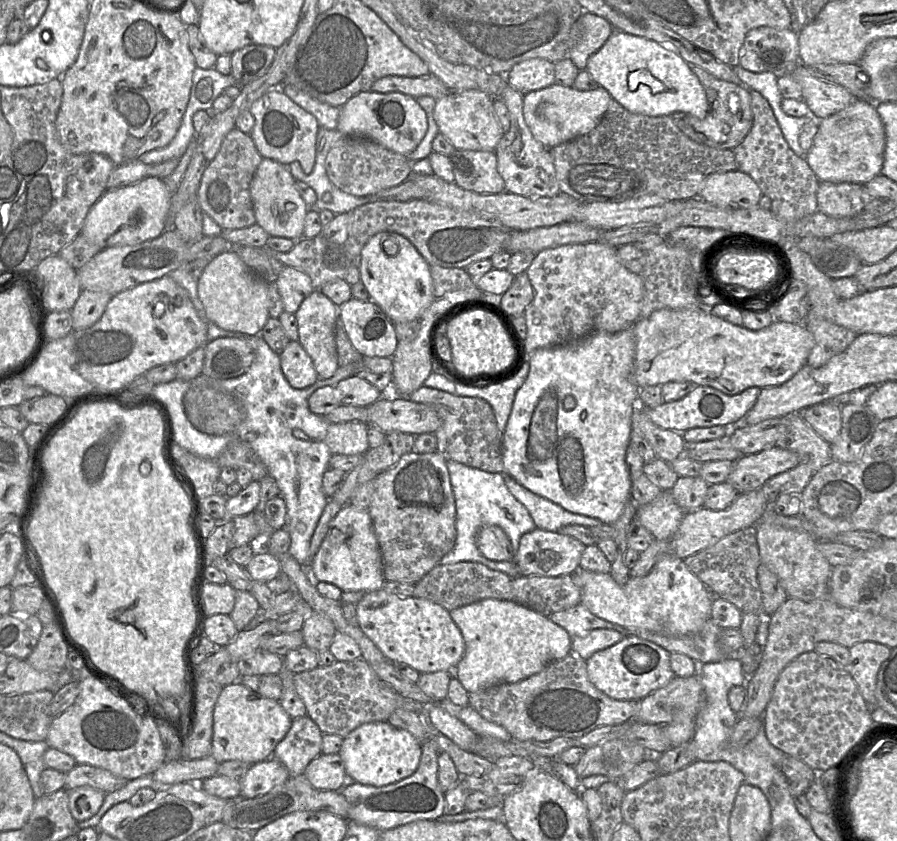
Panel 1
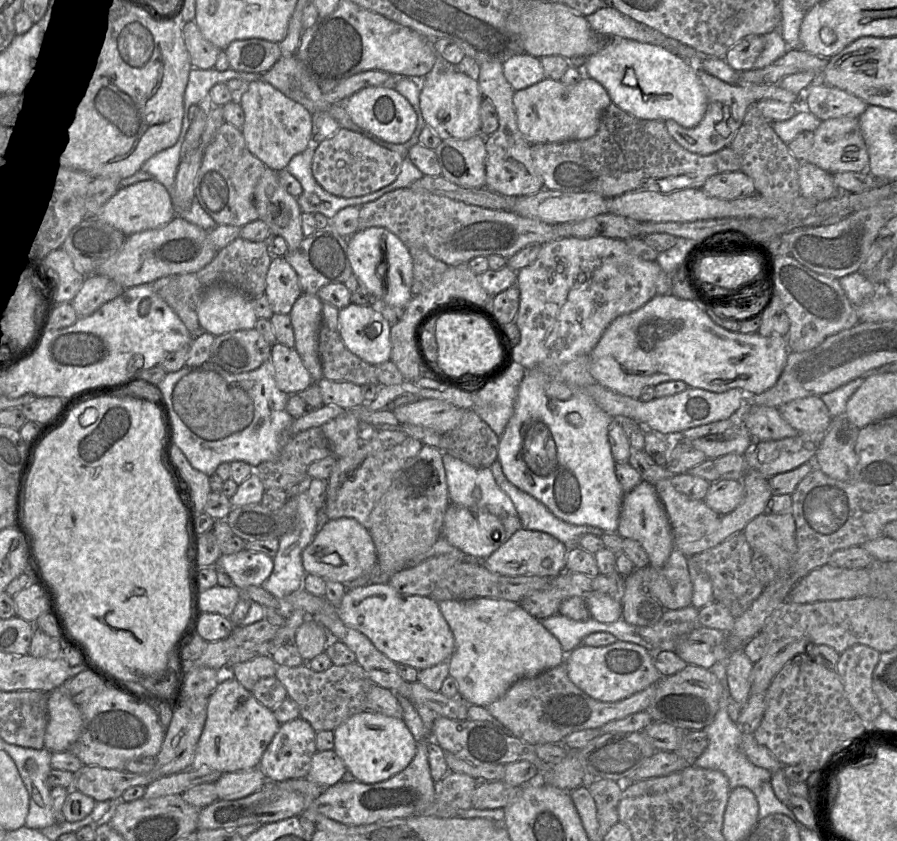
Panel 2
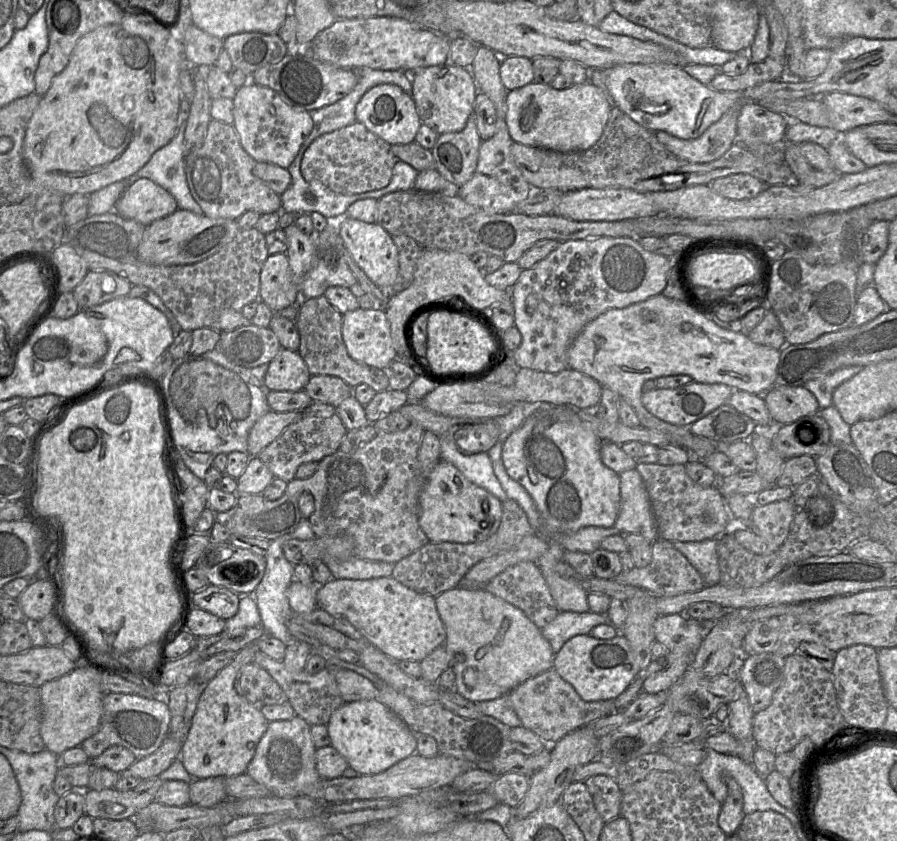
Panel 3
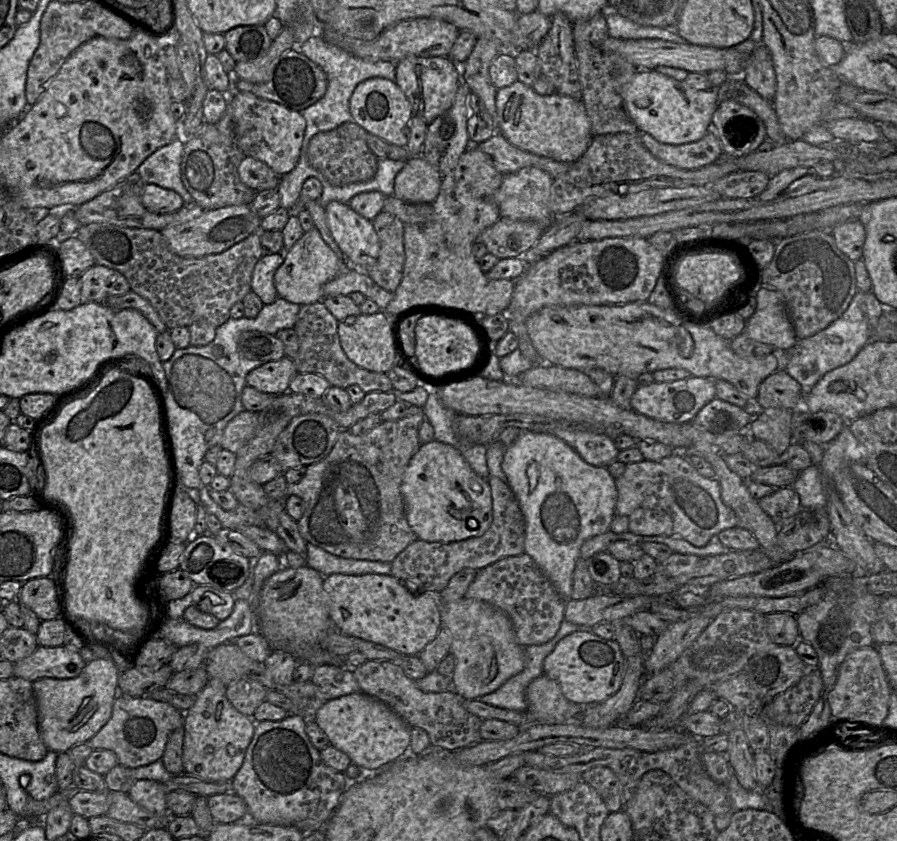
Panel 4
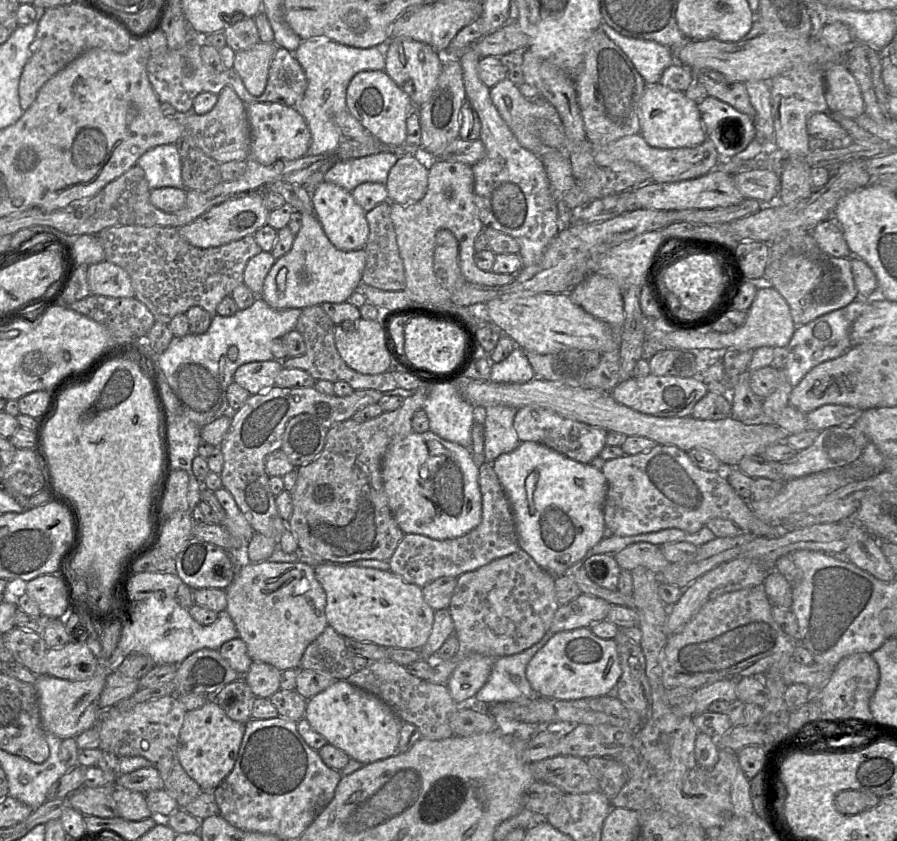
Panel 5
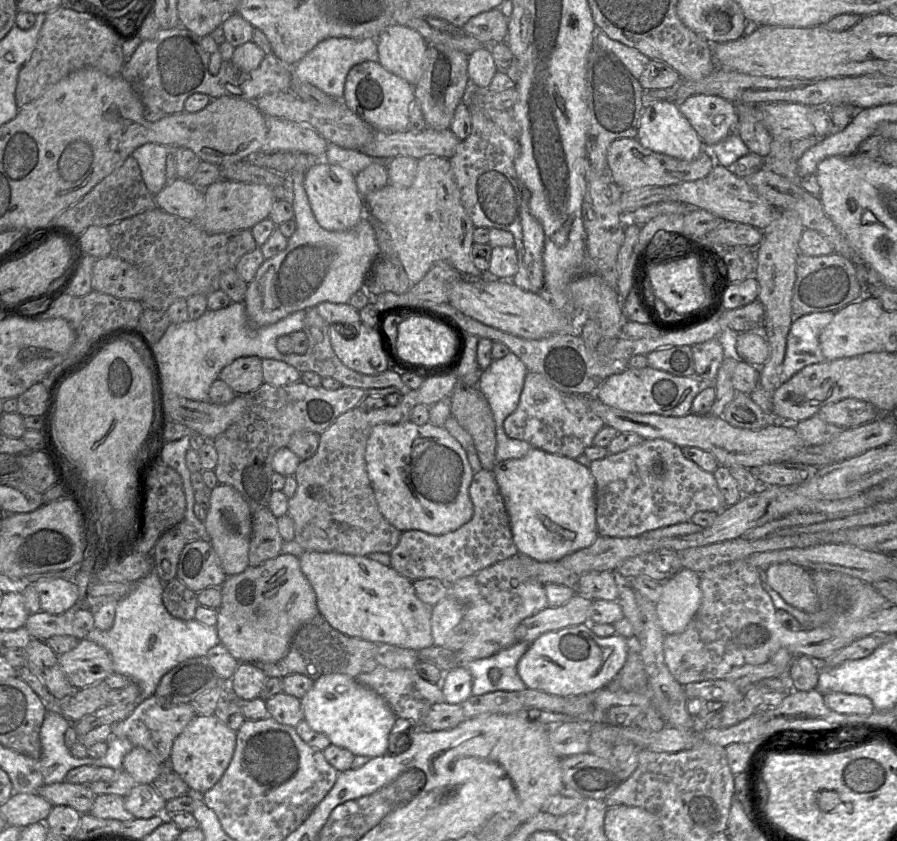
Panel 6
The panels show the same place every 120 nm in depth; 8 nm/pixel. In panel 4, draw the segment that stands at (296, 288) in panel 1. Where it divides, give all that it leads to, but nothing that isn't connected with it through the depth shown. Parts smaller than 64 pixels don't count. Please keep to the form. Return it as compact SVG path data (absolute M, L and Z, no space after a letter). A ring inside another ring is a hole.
M283 252L264 254L255 264L251 279L251 289L264 304L271 304L278 298L274 285L274 275L283 260Z

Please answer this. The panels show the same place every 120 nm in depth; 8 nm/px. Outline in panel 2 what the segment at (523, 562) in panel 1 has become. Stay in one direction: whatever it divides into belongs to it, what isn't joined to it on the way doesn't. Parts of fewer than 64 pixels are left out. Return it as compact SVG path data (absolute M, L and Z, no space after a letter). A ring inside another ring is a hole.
M519 529L495 552L483 560L482 565L490 572L502 576L555 577L566 570L568 548L548 533Z

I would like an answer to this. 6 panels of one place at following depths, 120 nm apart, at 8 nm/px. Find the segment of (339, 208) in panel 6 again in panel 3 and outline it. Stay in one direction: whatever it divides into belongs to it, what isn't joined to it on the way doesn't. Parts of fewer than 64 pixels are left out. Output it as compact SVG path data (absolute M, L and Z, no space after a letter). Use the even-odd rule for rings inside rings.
M342 217L337 221L337 232L353 261L376 286L387 289L394 283L398 273L398 252L387 231L375 222Z

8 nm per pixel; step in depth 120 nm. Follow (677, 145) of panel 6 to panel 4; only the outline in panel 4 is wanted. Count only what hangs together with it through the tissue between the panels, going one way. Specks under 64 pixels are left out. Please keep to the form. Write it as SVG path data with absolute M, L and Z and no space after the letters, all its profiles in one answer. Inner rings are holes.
M637 70L621 89L625 109L637 127L657 141L686 144L700 140L710 131L712 116L722 101L716 89L696 90L655 70Z

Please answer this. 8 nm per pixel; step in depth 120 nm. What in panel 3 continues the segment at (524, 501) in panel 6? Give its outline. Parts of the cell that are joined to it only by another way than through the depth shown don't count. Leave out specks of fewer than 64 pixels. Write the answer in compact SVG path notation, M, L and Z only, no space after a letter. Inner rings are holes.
M533 403L531 405L539 405L537 408L537 412L530 414L524 423L515 430L504 442L502 447L502 461L505 466L505 469L508 475L522 485L526 491L529 493L533 501L535 502L537 509L539 510L540 514L542 515L544 522L545 522L545 530L548 534L549 540L549 547L548 550L536 561L534 562L539 570L543 578L545 579L547 586L549 588L550 594L560 612L576 612L576 613L584 613L588 612L588 603L587 603L587 592L581 587L580 583L575 579L566 579L560 576L556 570L555 566L563 561L564 549L561 545L555 540L559 536L563 534L573 534L578 530L588 527L588 526L596 526L602 528L611 528L615 525L620 506L621 506L621 492L620 492L620 478L619 474L613 471L612 469L605 466L601 460L600 455L600 446L603 442L600 440L596 434L590 428L583 428L582 425L578 425L575 423L566 423L559 420L555 420L555 410L561 408L567 408L570 406L565 406L562 404L552 404L552 403Z

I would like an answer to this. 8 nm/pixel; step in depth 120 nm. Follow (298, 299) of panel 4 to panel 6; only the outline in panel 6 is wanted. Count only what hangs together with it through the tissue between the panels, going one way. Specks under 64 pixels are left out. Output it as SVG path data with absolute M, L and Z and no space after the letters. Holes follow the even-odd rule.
M293 170L287 176L296 223L293 235L282 252L262 263L247 286L243 304L249 320L257 327L276 323L293 312L308 310L322 302L348 303L357 291L364 289L367 275L379 254L375 230L367 217L364 216L357 225L345 231L328 231L317 223L304 188L304 174Z

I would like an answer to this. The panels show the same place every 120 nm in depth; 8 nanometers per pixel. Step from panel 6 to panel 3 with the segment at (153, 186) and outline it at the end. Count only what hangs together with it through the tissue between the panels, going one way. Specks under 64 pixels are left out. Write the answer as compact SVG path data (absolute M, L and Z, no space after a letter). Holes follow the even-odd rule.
M177 115L177 123L177 134L136 172L136 178L152 180L175 198L179 209L202 215L204 213L193 199L185 178L183 146L185 121L180 128L180 119Z

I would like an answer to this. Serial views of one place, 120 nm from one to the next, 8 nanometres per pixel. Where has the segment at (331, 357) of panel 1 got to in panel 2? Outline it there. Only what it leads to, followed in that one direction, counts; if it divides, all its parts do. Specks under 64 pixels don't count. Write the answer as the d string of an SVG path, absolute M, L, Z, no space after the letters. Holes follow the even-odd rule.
M302 293L289 313L295 336L294 348L300 355L314 382L323 378L318 350L322 303L317 294Z

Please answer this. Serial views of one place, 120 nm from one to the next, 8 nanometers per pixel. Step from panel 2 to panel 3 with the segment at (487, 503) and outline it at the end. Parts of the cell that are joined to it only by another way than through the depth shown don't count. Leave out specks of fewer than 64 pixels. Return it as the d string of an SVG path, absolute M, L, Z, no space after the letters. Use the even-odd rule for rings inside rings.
M439 438L439 442L442 460L453 464L467 479L495 495L501 502L508 498L494 474L488 453L463 454L451 441Z

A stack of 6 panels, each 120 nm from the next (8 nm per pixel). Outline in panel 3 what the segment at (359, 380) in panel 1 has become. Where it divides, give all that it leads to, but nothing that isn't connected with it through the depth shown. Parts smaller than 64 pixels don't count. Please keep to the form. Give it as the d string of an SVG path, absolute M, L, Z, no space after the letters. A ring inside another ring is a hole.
M312 375L303 390L312 402L330 404L334 407L351 396L351 387L342 379L330 375Z

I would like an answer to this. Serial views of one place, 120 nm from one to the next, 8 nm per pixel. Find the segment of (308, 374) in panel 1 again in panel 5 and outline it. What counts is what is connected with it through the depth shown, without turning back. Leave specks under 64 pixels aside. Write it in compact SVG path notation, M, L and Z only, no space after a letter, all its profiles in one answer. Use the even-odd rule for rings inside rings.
M256 361L241 365L234 374L234 382L248 390L251 395L275 386L275 379L283 368L283 361Z

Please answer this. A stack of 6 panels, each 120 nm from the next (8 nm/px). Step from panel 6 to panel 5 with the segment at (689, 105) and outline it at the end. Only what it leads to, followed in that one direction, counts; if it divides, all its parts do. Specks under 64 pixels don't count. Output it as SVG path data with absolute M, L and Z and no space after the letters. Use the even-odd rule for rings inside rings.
M710 95L697 103L707 138L714 143L720 158L731 159L755 139L754 122L748 115Z

